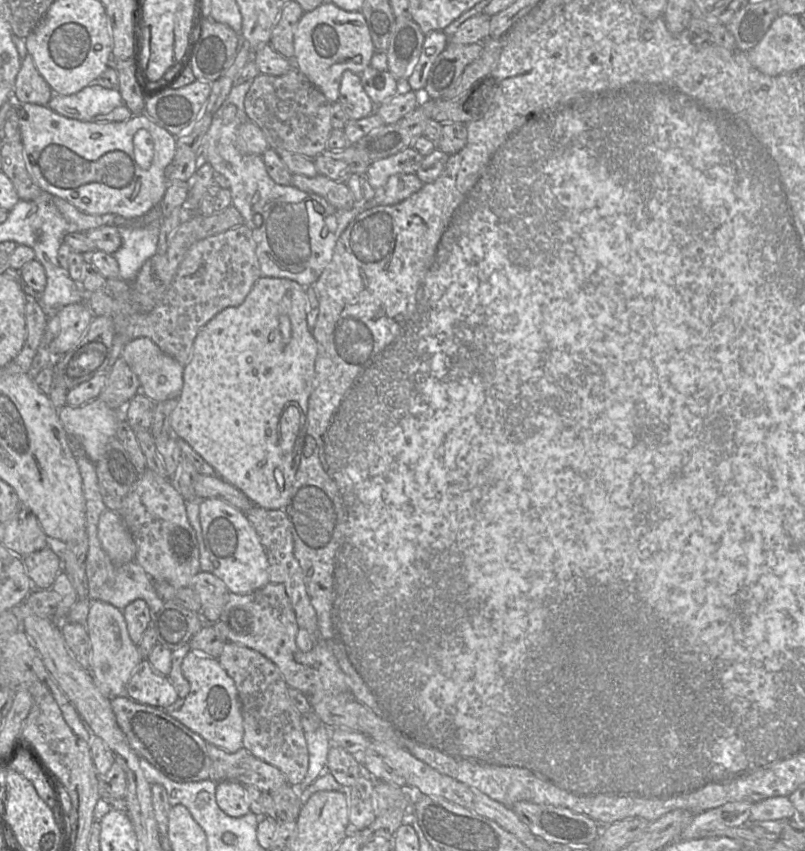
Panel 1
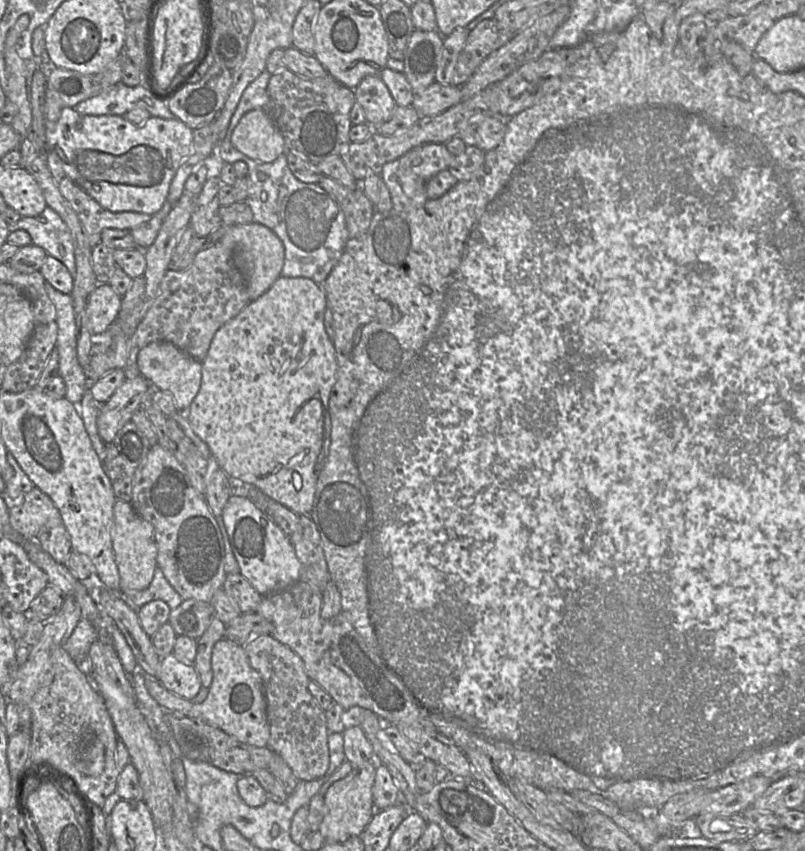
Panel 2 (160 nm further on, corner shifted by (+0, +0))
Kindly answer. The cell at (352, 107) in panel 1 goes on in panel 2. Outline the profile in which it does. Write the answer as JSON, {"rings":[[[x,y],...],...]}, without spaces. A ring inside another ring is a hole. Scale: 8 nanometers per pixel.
{"rings":[[[379,76],[362,79],[354,89],[356,103],[364,110],[366,122],[371,126],[380,126],[387,122],[397,105],[387,86]]]}

